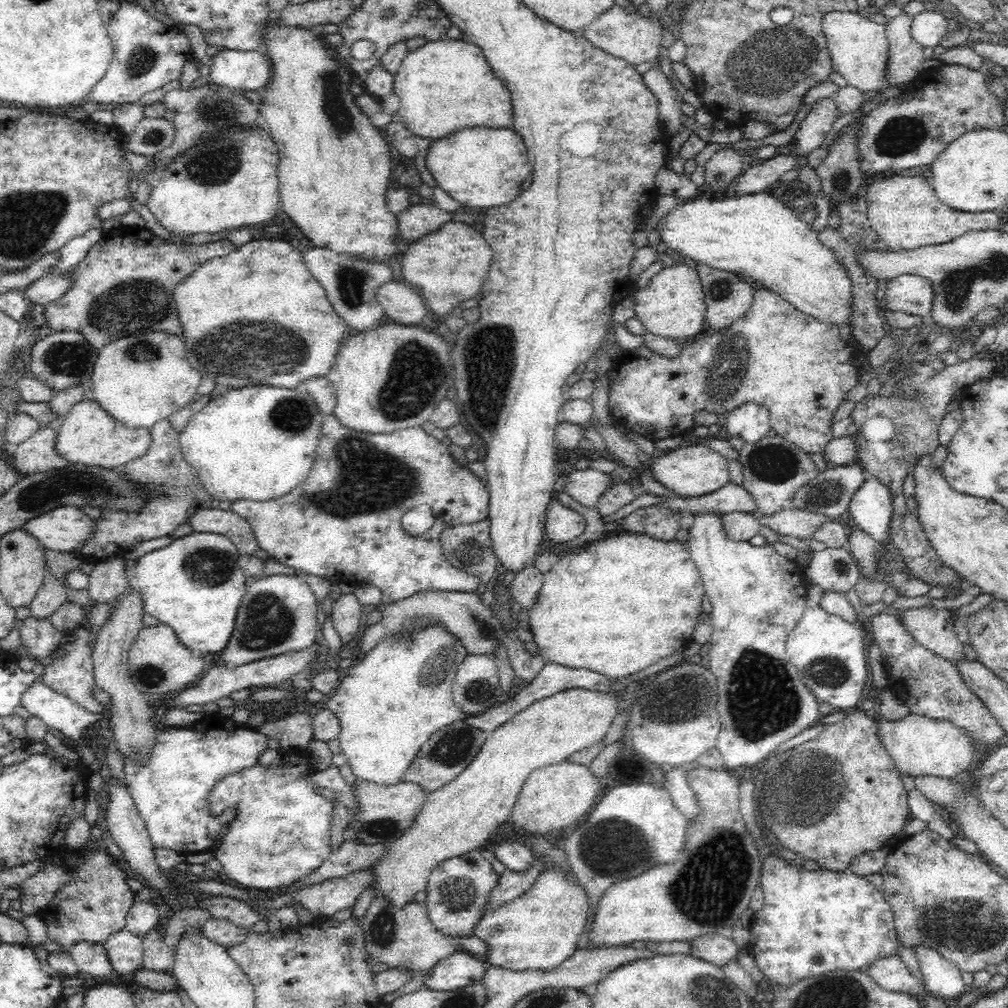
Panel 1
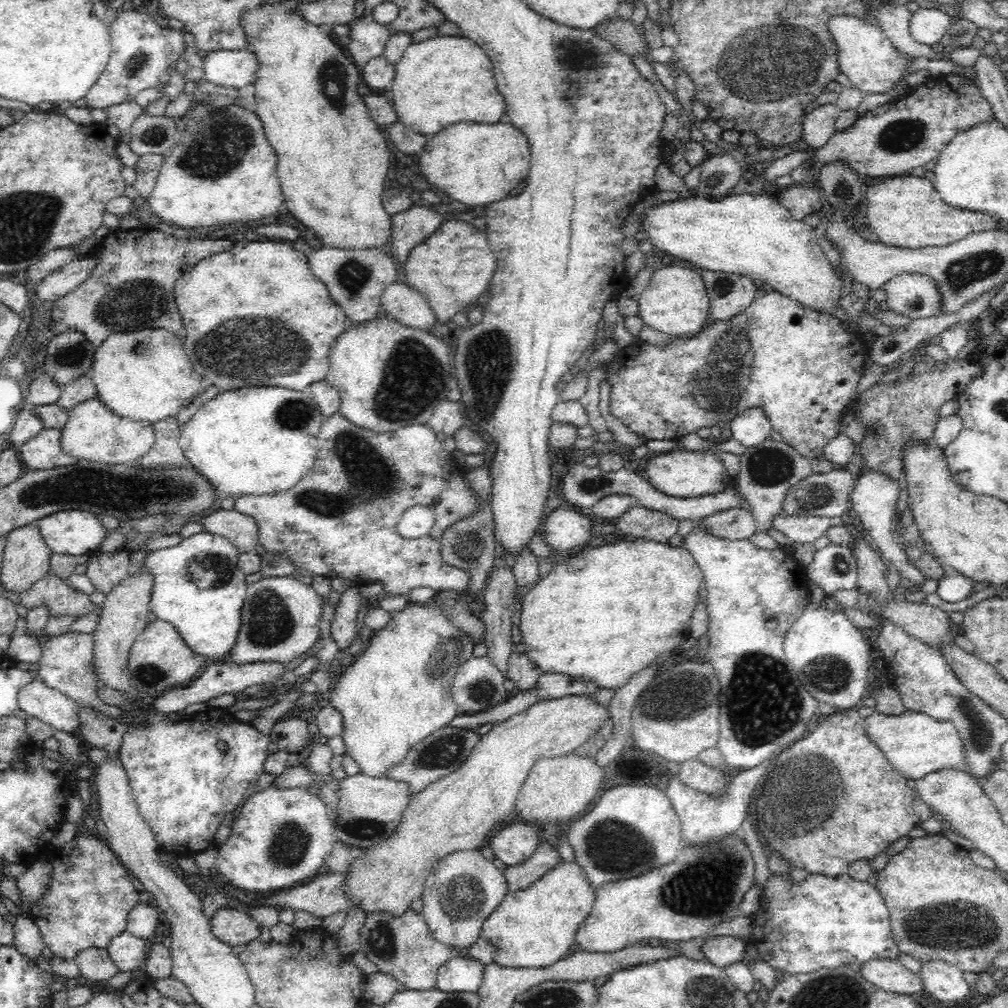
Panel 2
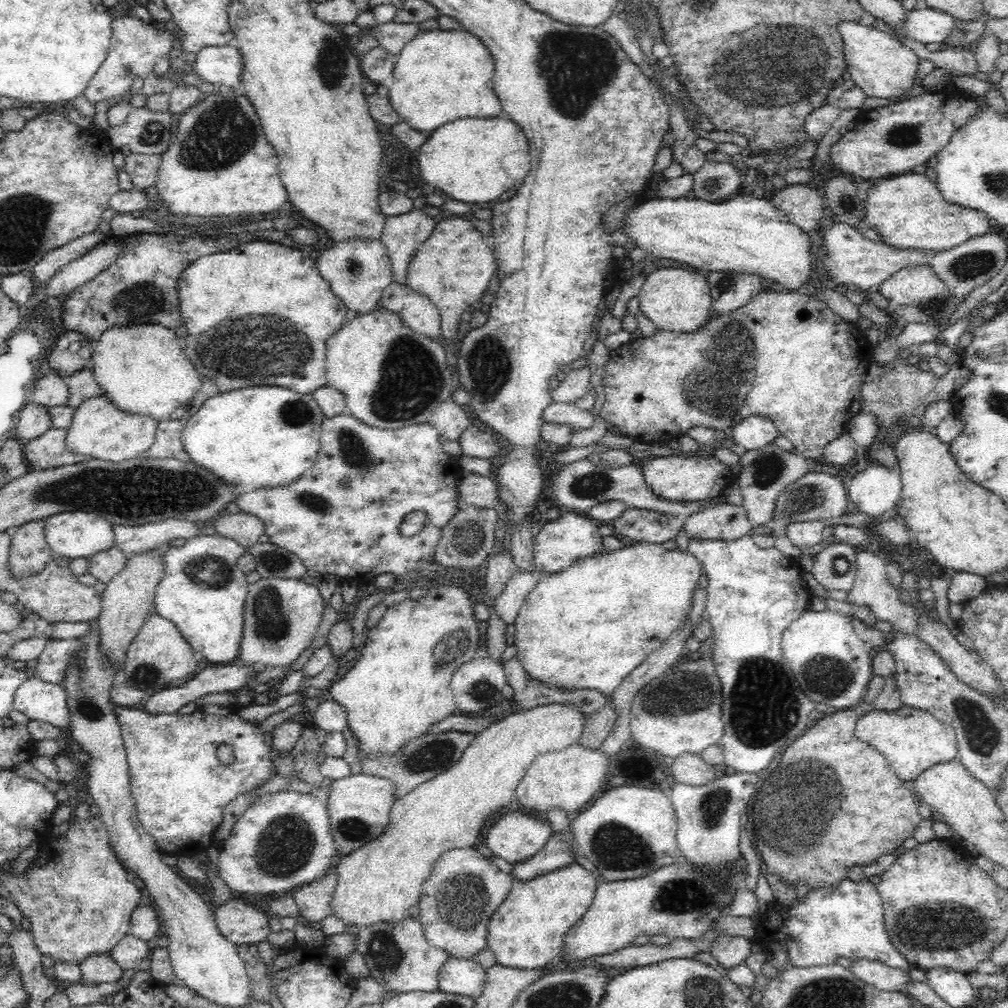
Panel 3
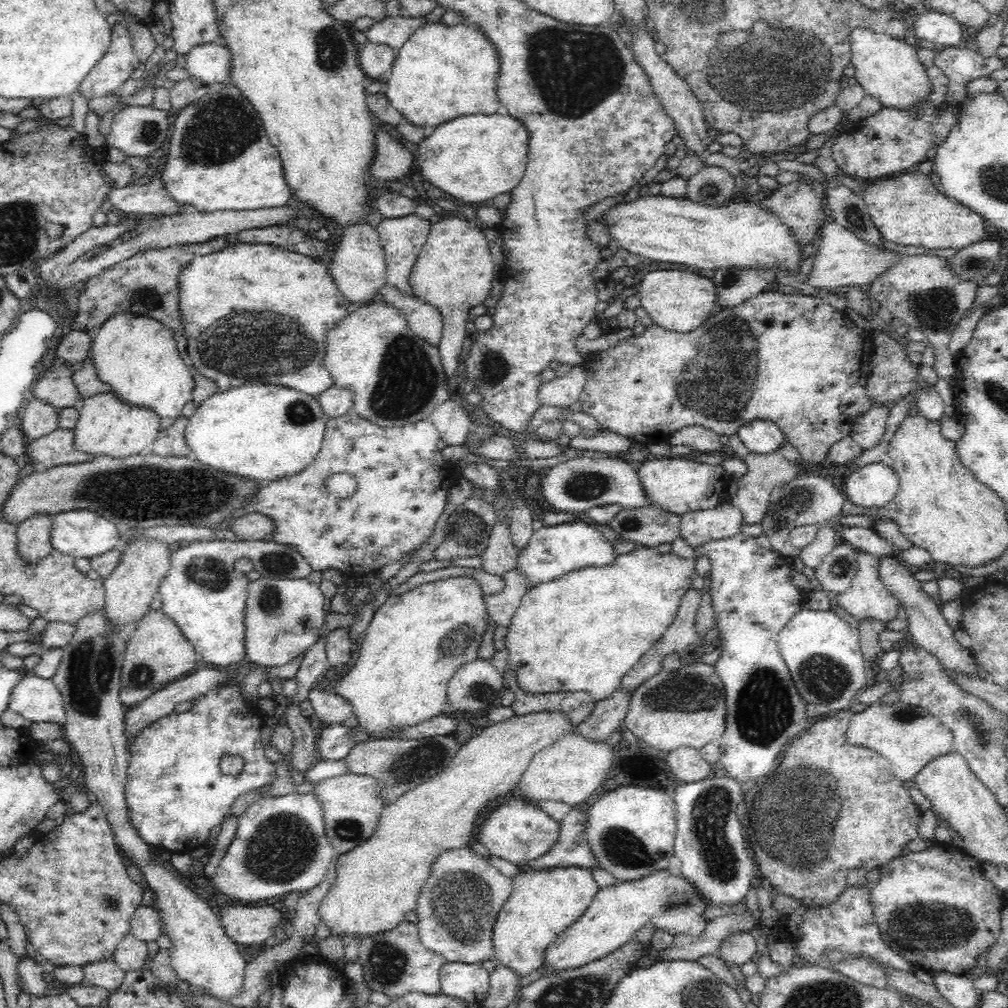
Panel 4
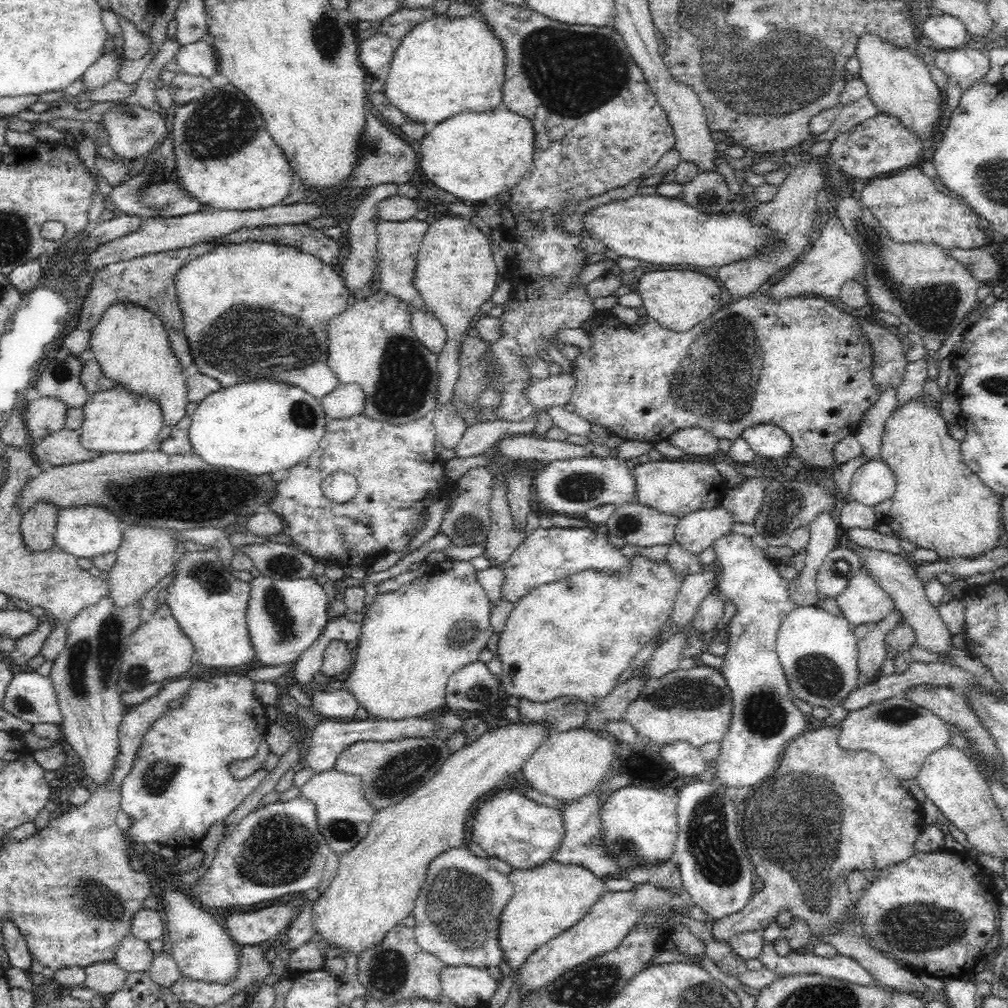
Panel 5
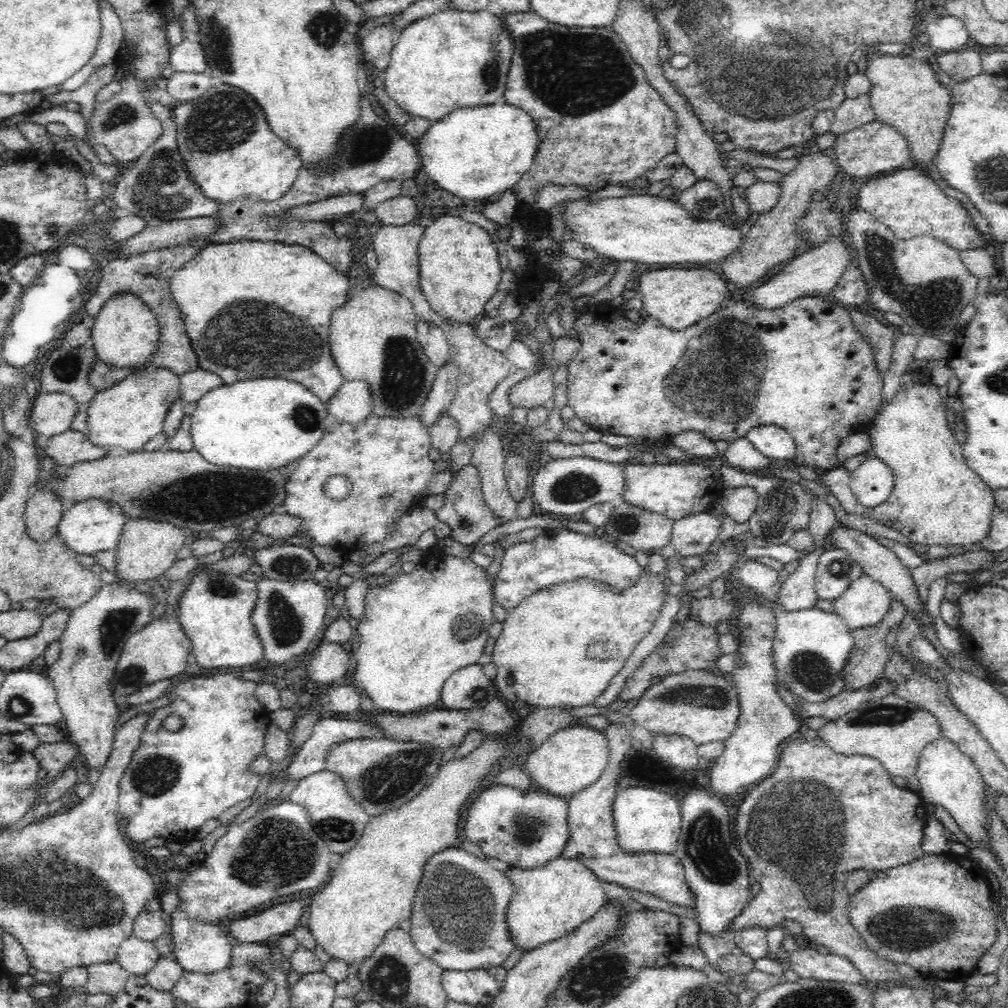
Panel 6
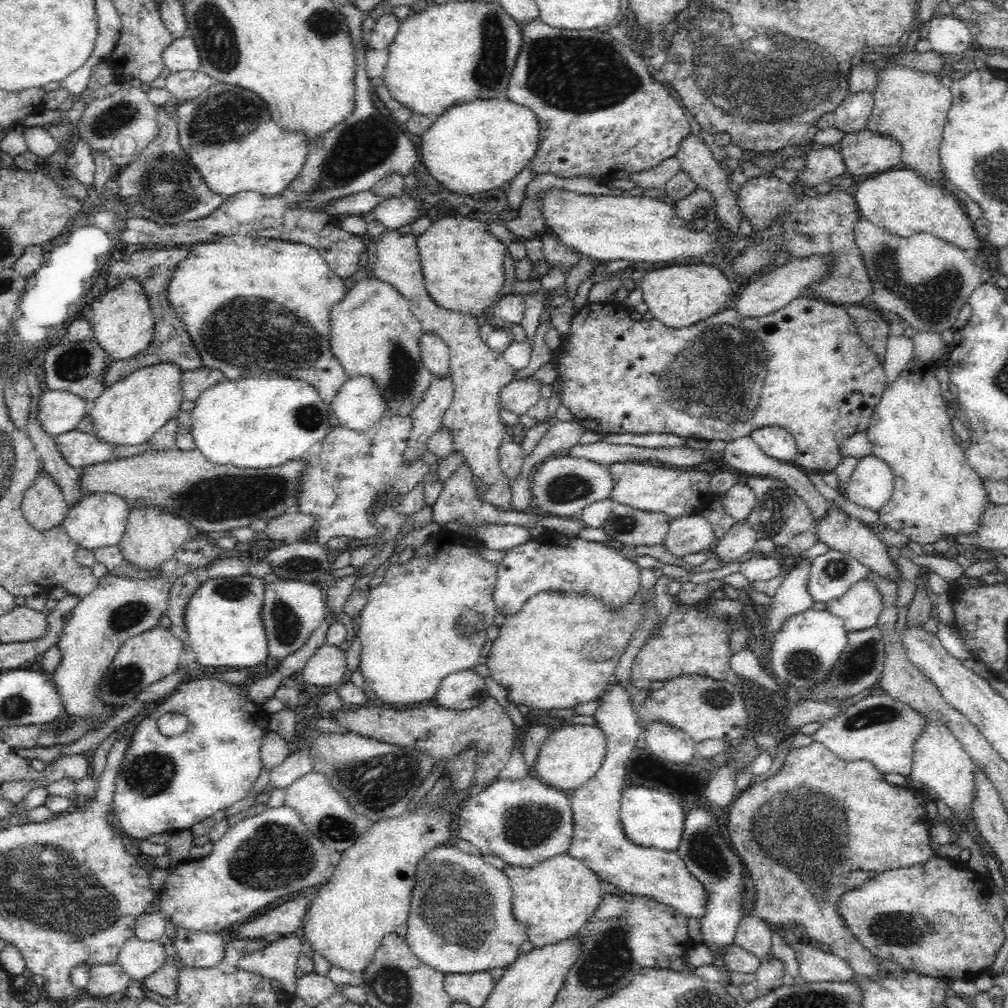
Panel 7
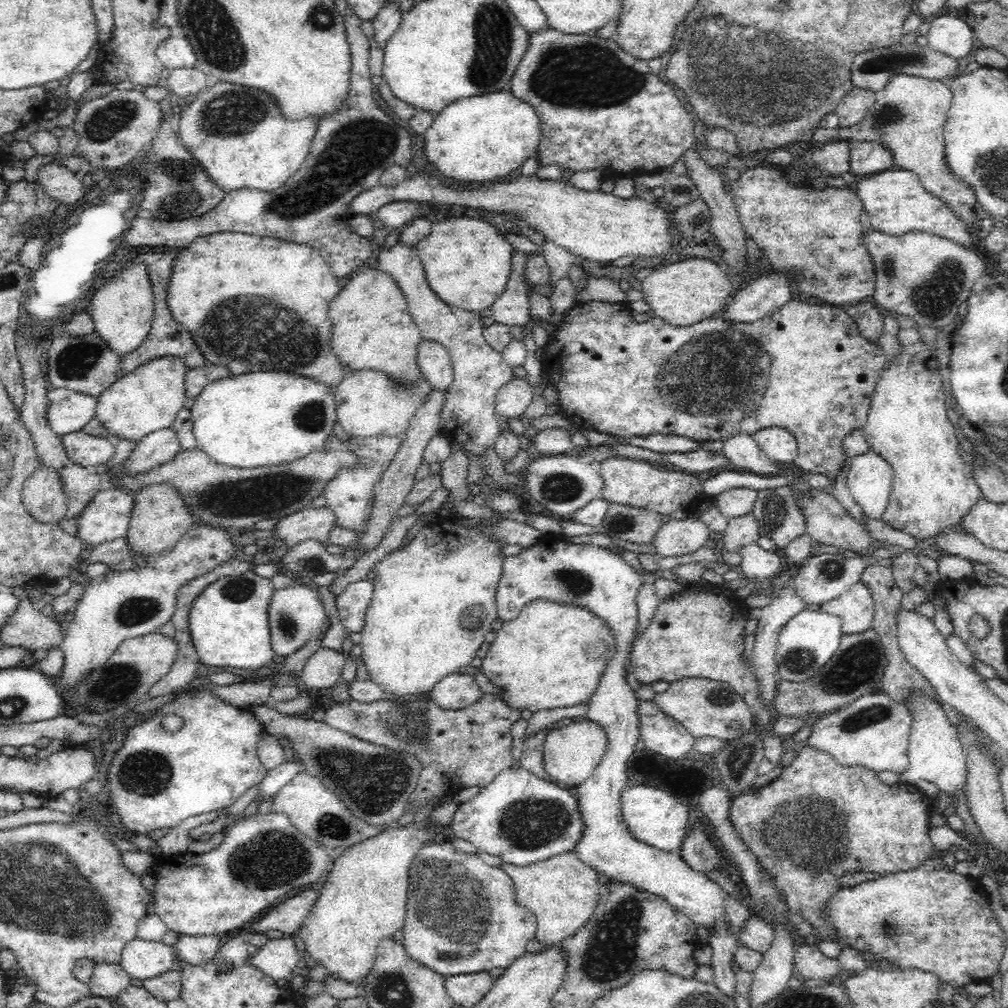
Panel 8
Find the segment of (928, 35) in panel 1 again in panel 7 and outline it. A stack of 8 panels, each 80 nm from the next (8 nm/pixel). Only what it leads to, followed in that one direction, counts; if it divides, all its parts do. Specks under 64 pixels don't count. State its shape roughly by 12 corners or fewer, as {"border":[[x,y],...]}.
{"border":[[949,15],[929,19],[931,51],[962,56],[972,45],[969,28]]}

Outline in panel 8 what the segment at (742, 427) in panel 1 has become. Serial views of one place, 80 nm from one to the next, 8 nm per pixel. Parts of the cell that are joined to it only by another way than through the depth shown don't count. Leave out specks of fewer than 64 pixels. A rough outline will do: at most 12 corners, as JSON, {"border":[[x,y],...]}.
{"border":[[771,426],[753,434],[772,461],[788,464],[797,457],[789,430]]}

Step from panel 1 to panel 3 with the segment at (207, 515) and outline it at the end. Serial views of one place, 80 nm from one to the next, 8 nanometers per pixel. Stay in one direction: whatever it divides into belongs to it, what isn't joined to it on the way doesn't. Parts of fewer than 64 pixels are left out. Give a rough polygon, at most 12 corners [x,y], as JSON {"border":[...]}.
{"border":[[242,512],[218,514],[218,535],[254,546],[265,530],[260,518]]}

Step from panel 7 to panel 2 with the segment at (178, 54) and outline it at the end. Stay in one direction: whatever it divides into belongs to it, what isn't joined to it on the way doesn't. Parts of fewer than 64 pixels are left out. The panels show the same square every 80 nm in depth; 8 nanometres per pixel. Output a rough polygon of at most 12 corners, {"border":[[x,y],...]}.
{"border":[[248,49],[210,51],[205,78],[237,90],[255,81]]}

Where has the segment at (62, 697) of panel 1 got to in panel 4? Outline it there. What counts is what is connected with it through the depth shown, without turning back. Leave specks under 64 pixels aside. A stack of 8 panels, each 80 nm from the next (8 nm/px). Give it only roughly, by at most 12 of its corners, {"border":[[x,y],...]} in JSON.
{"border":[[33,672],[11,690],[9,709],[32,723],[66,723],[53,680]]}

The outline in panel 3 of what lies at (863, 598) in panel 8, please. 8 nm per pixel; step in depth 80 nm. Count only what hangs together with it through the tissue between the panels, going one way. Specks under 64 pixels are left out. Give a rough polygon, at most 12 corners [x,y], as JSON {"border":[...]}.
{"border":[[859,548],[849,603],[915,635],[919,615],[886,579],[884,559]]}

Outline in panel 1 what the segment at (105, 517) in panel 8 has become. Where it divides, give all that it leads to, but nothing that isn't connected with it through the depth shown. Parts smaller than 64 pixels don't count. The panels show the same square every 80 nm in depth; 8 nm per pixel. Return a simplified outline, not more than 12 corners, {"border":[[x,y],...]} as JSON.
{"border":[[60,506],[26,521],[41,546],[72,553],[94,531],[93,519]]}

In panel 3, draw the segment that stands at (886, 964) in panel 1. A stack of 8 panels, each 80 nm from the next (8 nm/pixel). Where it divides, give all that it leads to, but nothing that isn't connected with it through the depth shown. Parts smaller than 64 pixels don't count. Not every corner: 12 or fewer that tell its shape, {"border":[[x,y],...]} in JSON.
{"border":[[853,961],[856,978],[878,990],[902,992],[908,970],[878,961]]}

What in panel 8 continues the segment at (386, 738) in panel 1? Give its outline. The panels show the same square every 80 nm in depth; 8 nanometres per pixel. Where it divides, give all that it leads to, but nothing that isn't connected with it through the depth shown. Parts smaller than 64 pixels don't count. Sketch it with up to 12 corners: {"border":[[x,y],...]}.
{"border":[[448,517],[373,571],[368,679],[422,698],[497,619],[498,541]]}

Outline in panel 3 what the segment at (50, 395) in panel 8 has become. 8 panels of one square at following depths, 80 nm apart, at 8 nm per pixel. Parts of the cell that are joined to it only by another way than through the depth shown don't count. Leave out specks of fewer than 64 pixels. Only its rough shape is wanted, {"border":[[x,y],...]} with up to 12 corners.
{"border":[[27,402],[13,438],[24,448],[50,430],[46,407]]}

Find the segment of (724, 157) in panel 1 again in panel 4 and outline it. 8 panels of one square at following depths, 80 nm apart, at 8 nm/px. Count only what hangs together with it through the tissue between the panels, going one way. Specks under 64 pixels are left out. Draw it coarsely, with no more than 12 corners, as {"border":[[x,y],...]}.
{"border":[[703,166],[688,179],[685,197],[726,205],[735,177],[724,167]]}

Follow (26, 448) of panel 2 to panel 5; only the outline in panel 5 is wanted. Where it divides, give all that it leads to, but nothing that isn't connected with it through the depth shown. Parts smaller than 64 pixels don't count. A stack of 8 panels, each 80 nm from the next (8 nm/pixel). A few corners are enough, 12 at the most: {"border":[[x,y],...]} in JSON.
{"border":[[66,428],[42,438],[30,450],[38,464],[53,467],[99,455]]}

